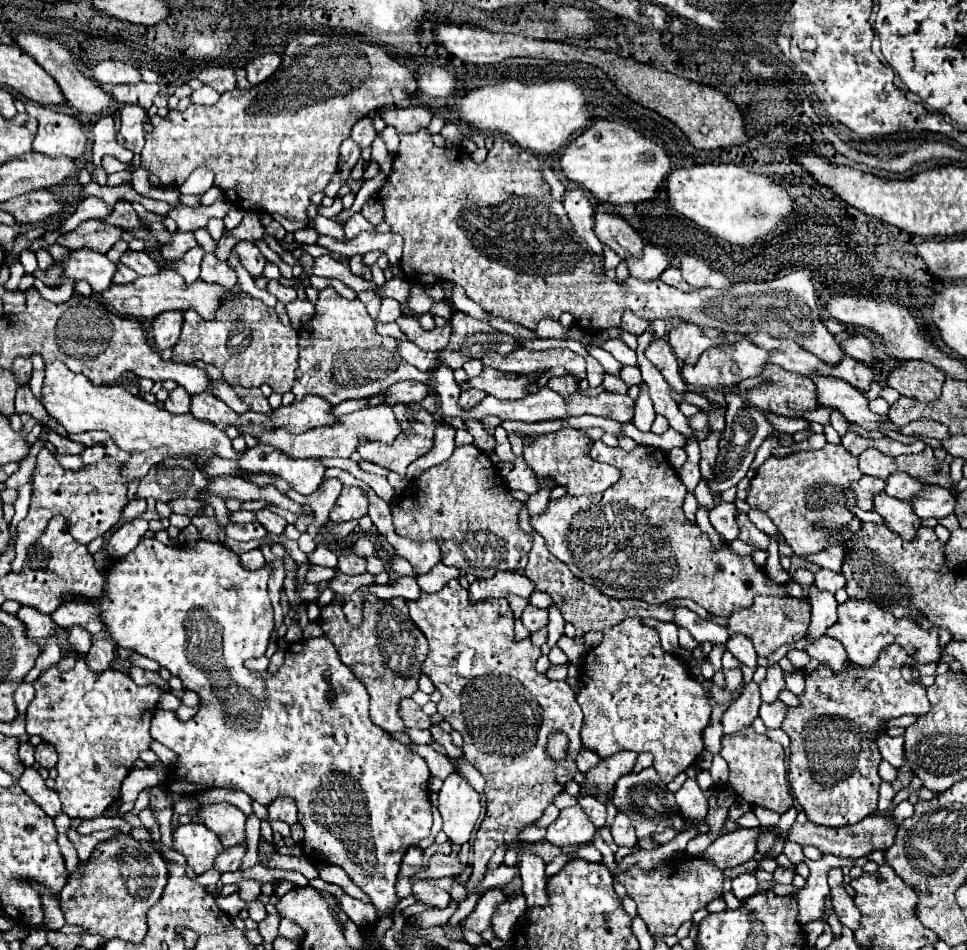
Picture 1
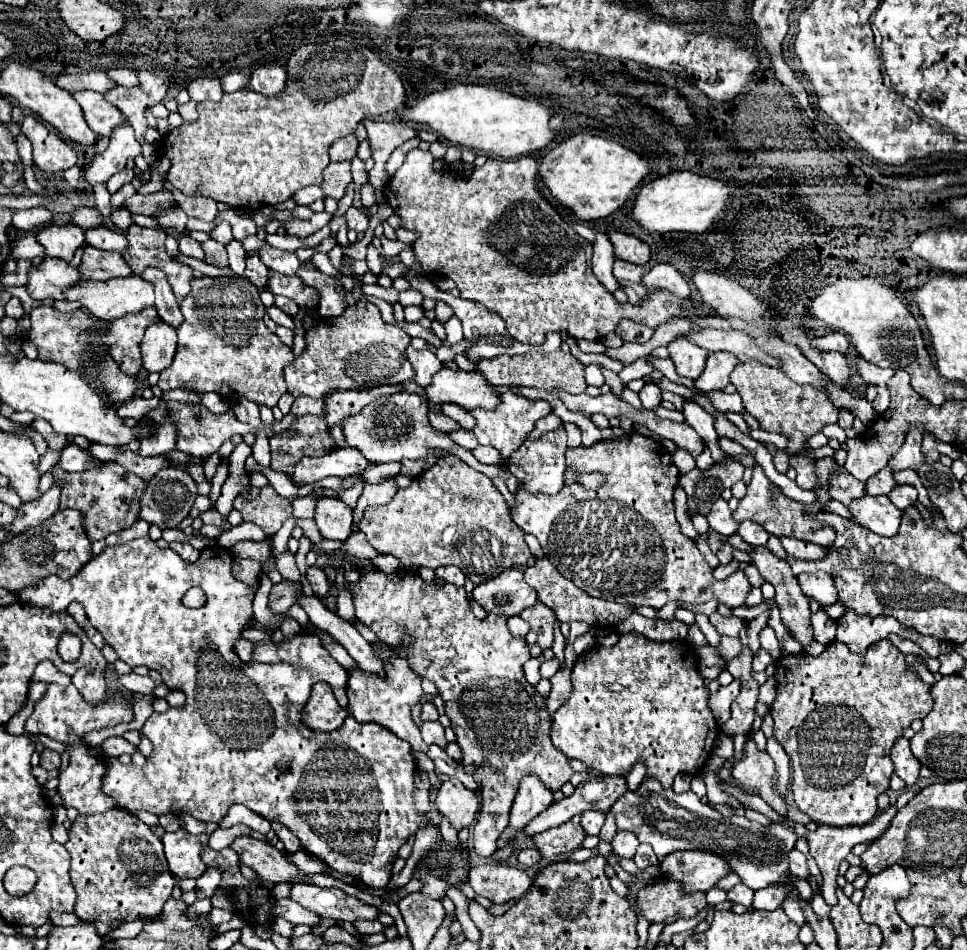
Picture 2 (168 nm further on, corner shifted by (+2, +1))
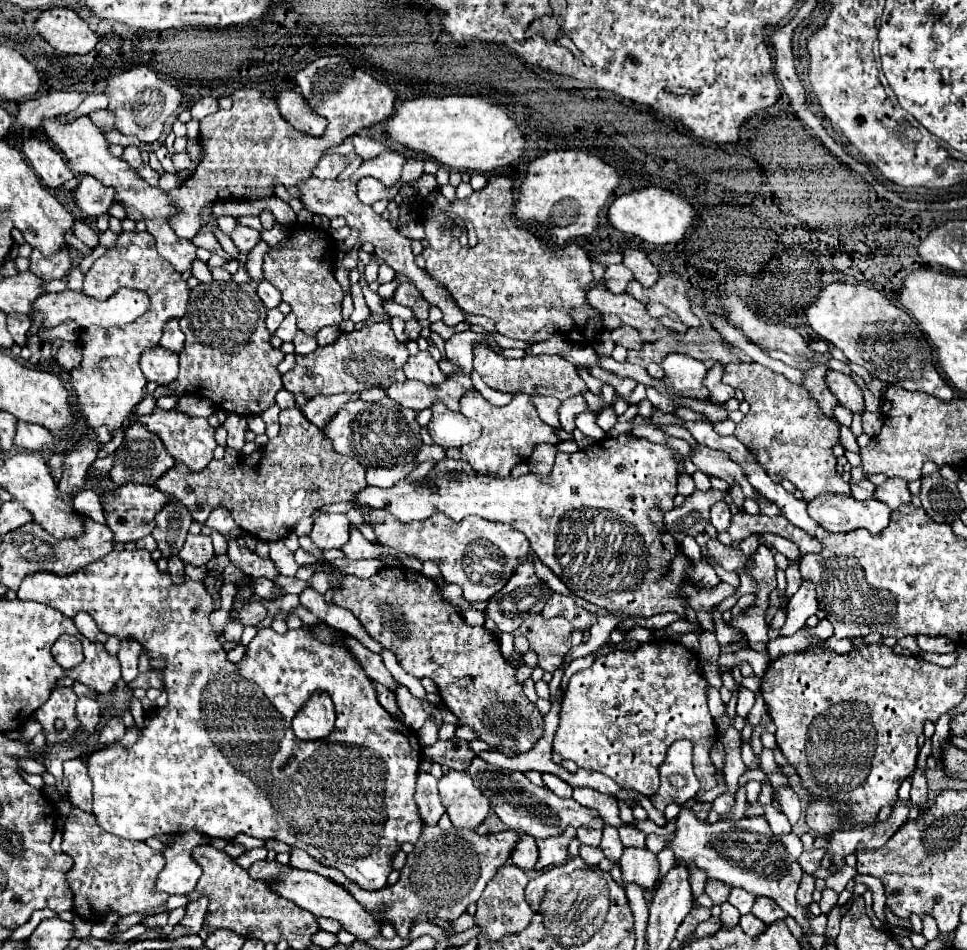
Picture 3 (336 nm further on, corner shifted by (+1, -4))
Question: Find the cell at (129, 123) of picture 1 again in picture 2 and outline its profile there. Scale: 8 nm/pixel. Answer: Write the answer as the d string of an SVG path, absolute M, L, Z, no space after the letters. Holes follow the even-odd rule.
M120 124L110 134L110 144L104 154L94 156L92 164L86 168L86 182L92 188L96 182L106 182L112 174L120 172L126 166L128 158L142 154L142 144L136 140L132 126Z

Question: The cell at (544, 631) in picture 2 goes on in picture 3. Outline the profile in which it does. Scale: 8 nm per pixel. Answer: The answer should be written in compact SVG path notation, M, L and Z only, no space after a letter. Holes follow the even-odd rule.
M529 615L529 619L521 623L519 633L529 639L531 651L539 657L539 667L553 673L571 649L573 625L565 617L543 619L541 615Z

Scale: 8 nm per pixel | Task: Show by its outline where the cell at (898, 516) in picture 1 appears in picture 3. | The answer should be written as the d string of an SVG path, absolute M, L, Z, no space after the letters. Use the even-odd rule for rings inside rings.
M819 495L809 501L809 515L831 533L867 529L875 535L889 525L891 509L877 499L855 501L845 495Z

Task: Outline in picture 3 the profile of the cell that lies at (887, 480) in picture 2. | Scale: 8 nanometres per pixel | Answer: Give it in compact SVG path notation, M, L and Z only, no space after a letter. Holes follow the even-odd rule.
M863 479L863 481L859 481L859 483L849 483L849 485L851 485L851 495L853 495L853 499L857 499L857 501L863 501L863 499L873 497L875 485L873 485L871 481Z

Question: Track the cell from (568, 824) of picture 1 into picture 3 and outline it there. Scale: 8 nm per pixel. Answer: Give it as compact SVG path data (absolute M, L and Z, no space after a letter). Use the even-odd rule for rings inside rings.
M569 827L569 831L563 831L557 837L549 837L549 839L539 839L537 847L539 847L539 859L535 863L535 871L543 871L547 867L553 865L561 865L567 861L567 847L571 843L571 839L575 839L575 827Z

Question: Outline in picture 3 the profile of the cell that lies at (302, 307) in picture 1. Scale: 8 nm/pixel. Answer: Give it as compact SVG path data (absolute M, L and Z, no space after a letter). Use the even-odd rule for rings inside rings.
M269 309L269 311L267 311L267 319L265 319L265 323L267 323L269 333L275 333L275 329L281 325L283 317L285 317L285 315L283 315L279 309Z

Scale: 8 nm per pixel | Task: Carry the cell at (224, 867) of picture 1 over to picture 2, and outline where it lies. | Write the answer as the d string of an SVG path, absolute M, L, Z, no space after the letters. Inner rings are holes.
M208 868L208 870L198 878L198 886L196 886L196 894L198 894L198 898L214 896L214 890L218 888L220 878L222 878L220 870L212 870L212 868Z

